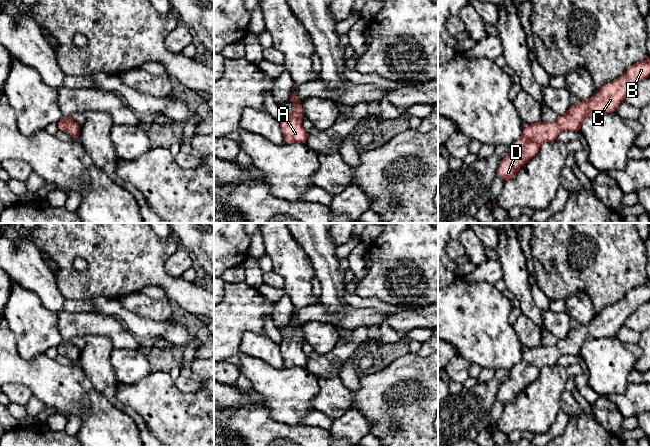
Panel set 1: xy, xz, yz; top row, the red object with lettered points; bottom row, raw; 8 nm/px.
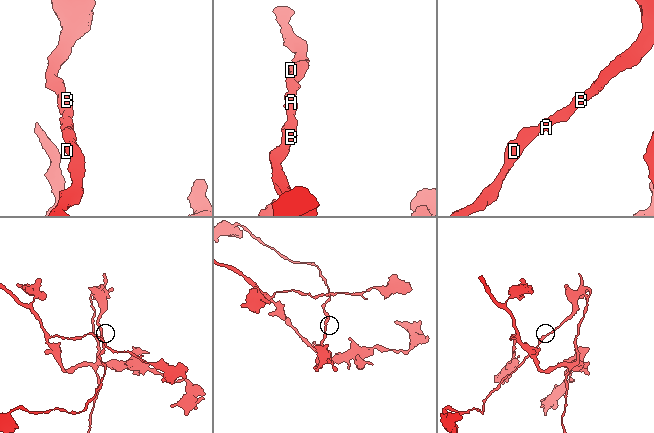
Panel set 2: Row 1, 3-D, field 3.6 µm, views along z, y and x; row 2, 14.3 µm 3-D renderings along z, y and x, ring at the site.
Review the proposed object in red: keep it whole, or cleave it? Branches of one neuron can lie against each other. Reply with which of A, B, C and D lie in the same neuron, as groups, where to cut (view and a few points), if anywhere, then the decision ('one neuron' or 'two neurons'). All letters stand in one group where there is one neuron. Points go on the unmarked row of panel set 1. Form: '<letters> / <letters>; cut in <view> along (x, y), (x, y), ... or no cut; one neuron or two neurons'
A B C D; no cut; one neuron

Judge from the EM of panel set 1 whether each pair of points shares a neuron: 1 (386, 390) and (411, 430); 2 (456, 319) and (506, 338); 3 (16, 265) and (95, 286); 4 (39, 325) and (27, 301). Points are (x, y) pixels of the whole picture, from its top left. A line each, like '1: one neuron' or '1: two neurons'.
1: one neuron
2: one neuron
3: two neurons
4: one neuron

